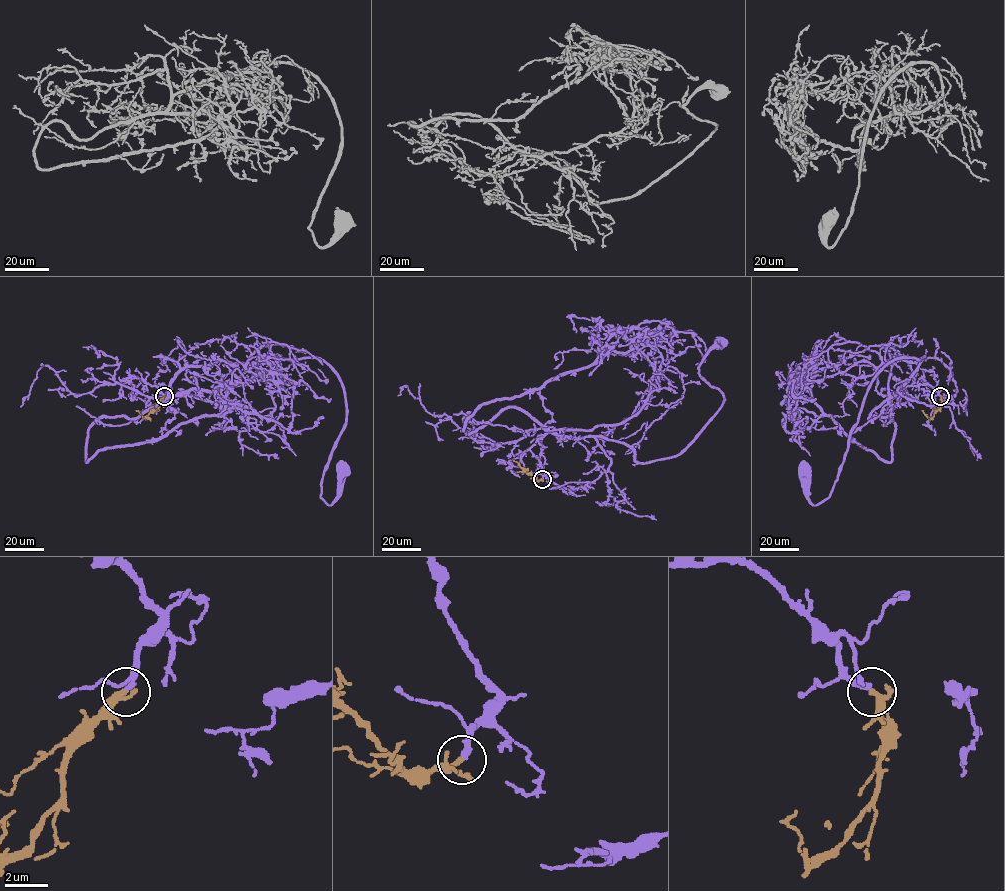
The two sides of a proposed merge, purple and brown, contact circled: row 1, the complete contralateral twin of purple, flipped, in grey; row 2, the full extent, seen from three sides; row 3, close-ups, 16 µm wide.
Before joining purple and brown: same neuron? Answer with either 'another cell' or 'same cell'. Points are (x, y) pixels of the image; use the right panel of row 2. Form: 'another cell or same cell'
same cell

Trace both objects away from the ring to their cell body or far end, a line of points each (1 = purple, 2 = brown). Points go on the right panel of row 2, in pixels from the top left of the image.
1: (940, 396), (928, 384), (894, 396), (924, 357), (896, 358), (871, 384), (831, 495), (814, 505), (803, 471)
2: (940, 396), (941, 406), (934, 415), (928, 418), (922, 410)

